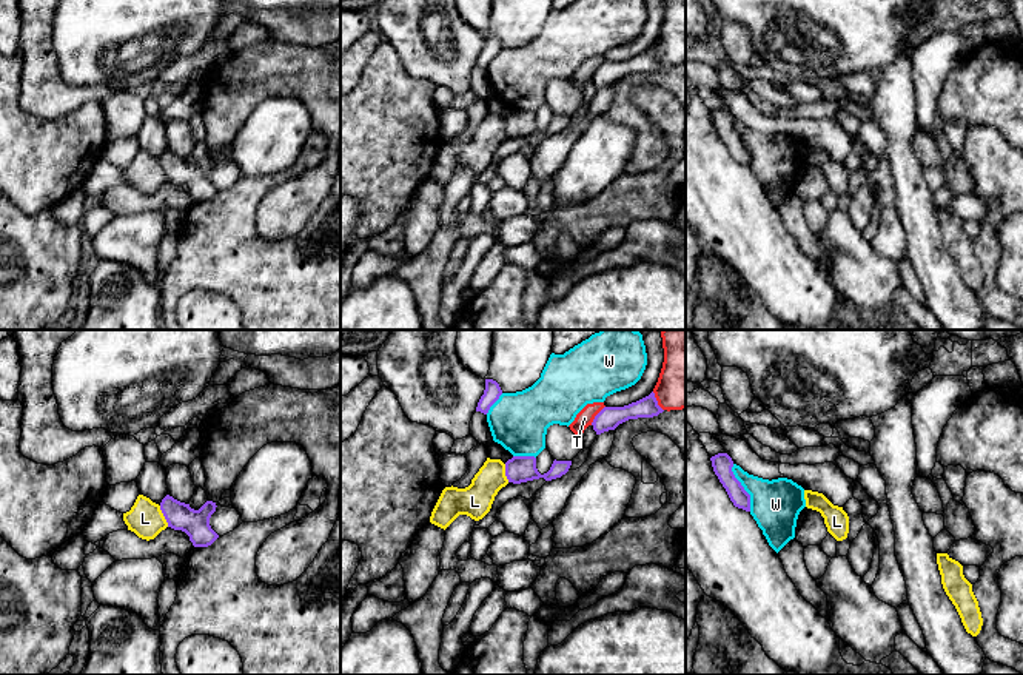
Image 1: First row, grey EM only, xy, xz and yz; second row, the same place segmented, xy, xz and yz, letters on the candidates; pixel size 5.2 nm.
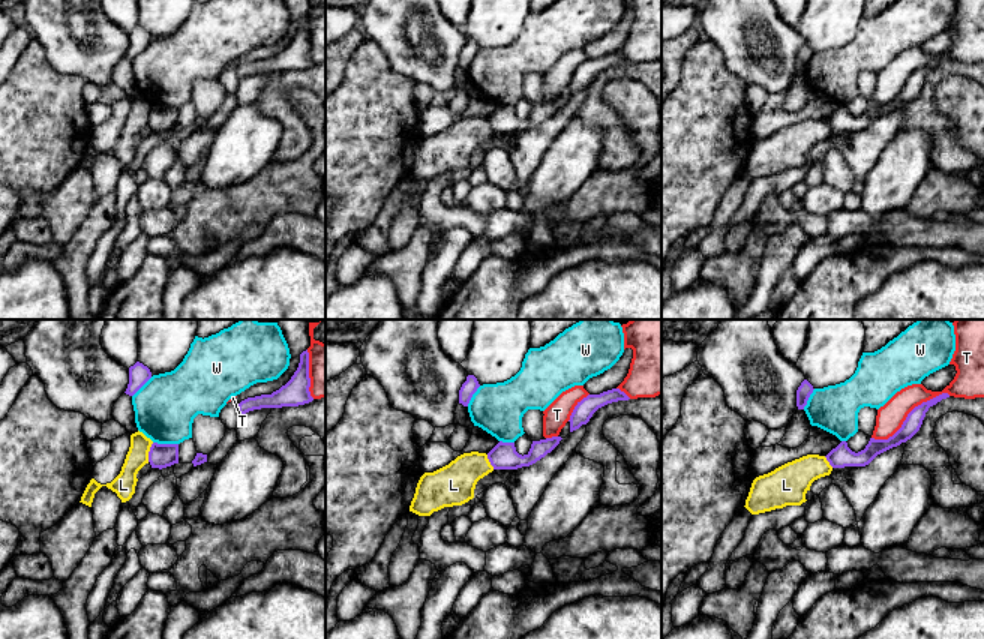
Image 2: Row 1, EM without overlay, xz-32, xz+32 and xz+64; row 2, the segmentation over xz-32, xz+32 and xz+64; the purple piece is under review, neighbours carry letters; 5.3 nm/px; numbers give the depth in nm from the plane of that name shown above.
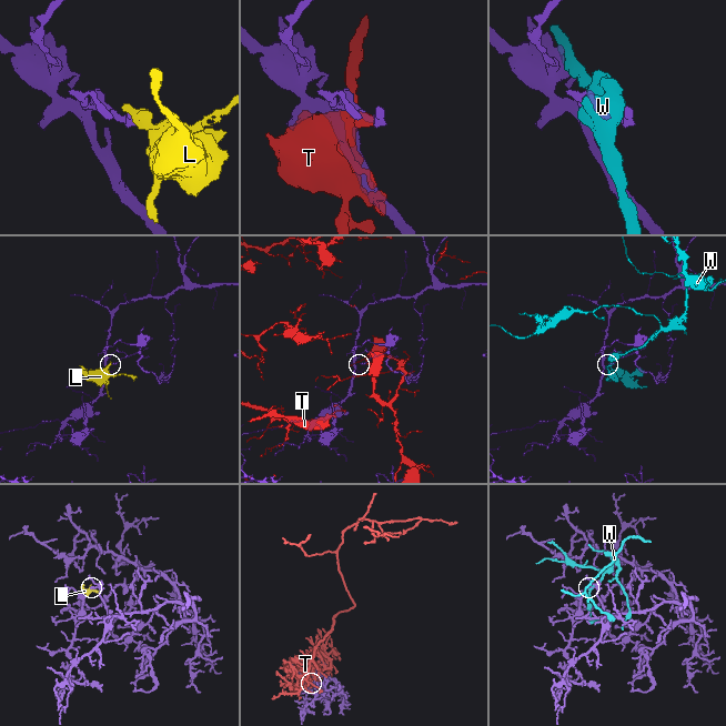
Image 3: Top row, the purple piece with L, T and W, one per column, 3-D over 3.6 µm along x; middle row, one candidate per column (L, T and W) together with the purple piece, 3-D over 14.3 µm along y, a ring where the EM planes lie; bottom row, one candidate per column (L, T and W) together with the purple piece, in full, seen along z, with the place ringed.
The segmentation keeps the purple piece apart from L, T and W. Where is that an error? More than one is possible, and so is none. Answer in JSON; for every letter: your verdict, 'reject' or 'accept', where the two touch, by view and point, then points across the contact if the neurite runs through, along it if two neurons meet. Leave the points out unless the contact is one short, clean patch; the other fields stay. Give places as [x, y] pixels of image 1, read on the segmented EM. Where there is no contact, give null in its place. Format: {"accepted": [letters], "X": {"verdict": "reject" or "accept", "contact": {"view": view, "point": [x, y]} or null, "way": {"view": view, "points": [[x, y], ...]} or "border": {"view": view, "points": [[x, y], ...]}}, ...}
{"accepted": [], "L": {"verdict": "reject", "contact": {"view": "xy", "point": [164, 515]}, "border": {"view": "xy", "points": [[159, 506], [168, 526]]}}, "T": {"verdict": "reject", "contact": {"view": "xz", "point": [657, 401]}}, "W": {"verdict": "reject", "contact": {"view": "yz", "point": [743, 487]}}}

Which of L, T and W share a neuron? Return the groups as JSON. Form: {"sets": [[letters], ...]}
{"sets": [["L"], ["T"], ["W"]]}

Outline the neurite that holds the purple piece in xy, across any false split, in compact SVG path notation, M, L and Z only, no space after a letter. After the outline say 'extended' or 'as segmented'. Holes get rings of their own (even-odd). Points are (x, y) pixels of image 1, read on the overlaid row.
M169 495L160 502L168 527L185 532L194 547L208 547L219 538L210 526L216 507L216 502L206 501L199 510L194 510L190 504L180 502Z; as segmented

